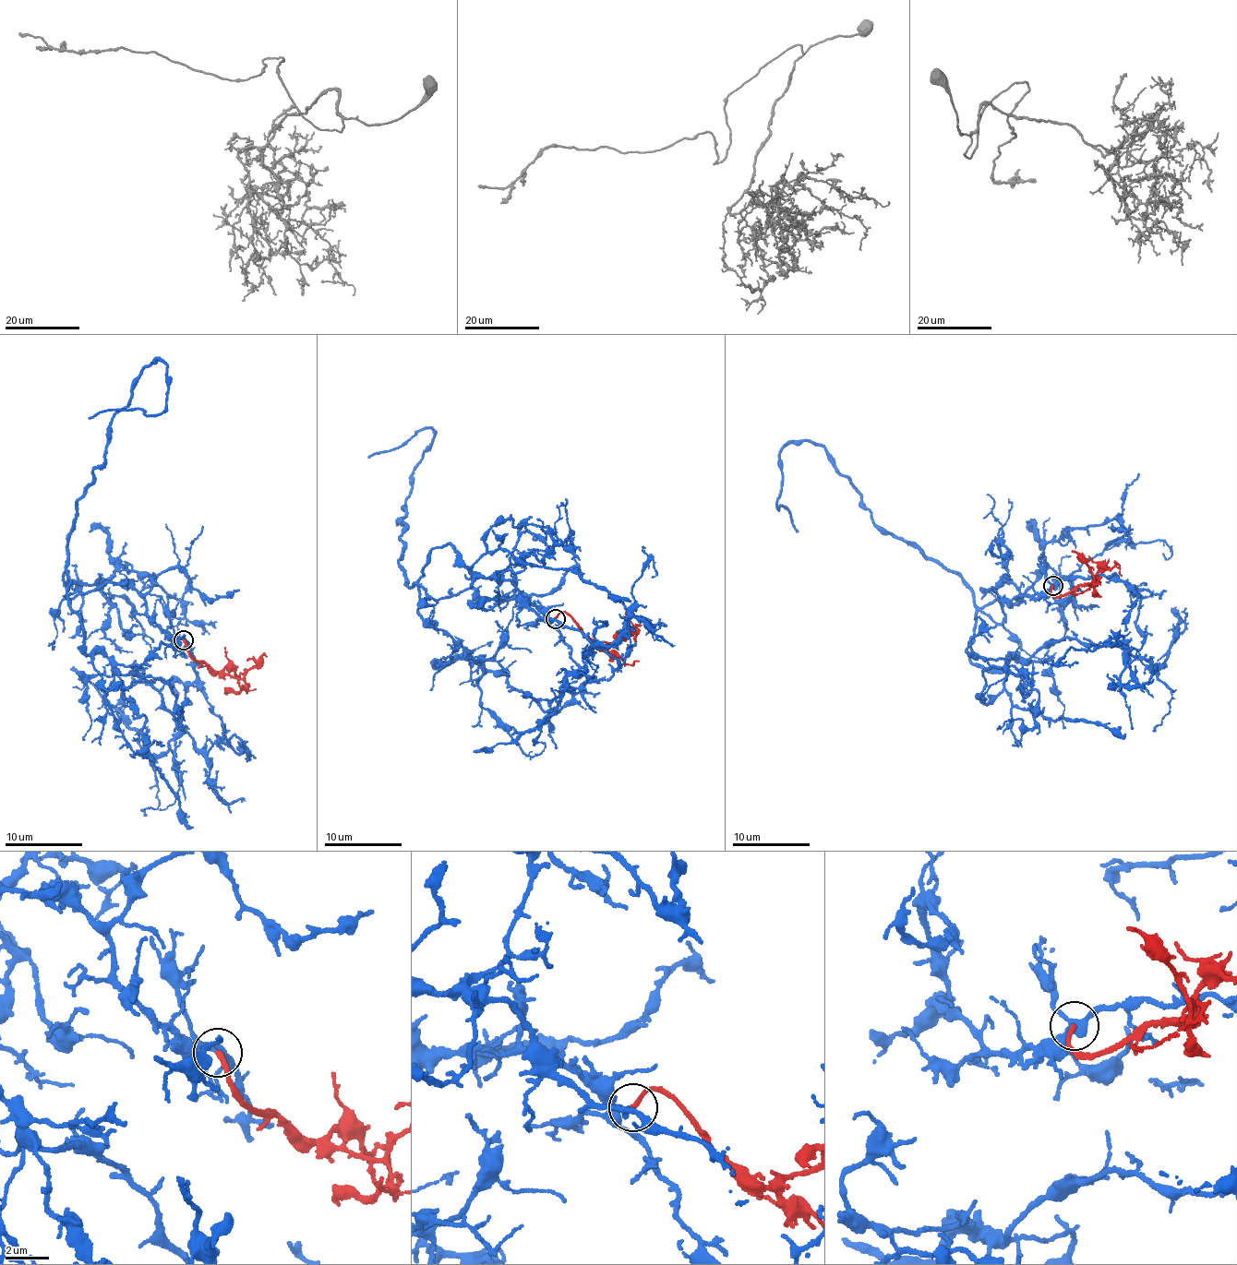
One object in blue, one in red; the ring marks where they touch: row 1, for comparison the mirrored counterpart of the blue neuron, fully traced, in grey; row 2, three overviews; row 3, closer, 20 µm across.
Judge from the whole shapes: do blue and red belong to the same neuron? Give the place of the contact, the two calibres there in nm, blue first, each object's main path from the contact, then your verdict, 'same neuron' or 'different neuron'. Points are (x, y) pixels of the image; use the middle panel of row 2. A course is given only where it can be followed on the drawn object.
(555, 618) | 240/200 nm | blue via (553, 618), (473, 589), (430, 598), (429, 554), (447, 543), (590, 645), (543, 723), (483, 747) | red via (555, 618), (559, 613), (571, 615), (586, 636), (609, 645), (631, 635), (636, 624) | same neuron

